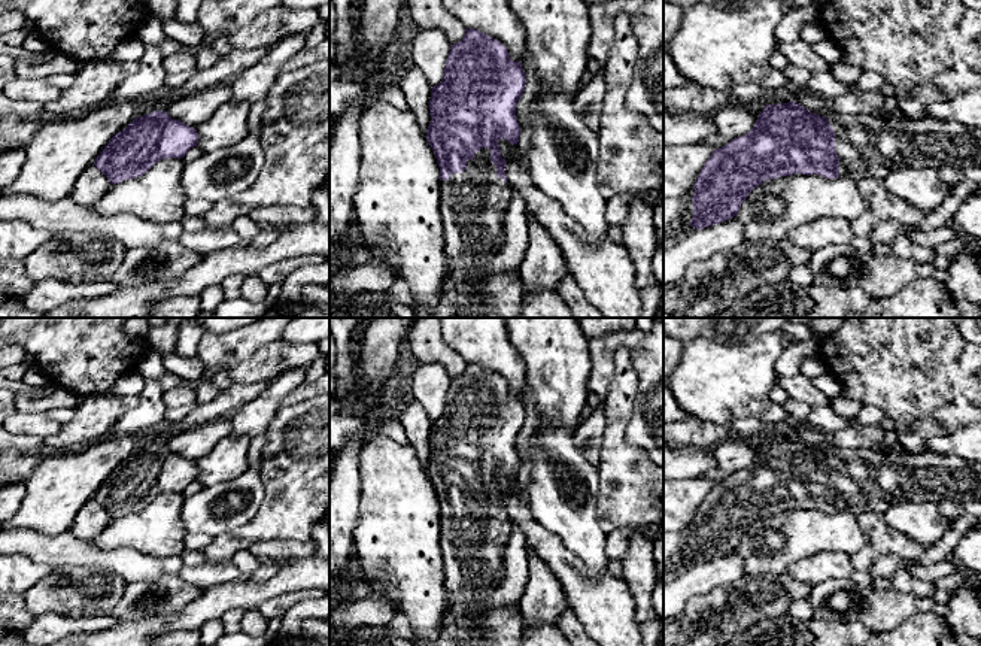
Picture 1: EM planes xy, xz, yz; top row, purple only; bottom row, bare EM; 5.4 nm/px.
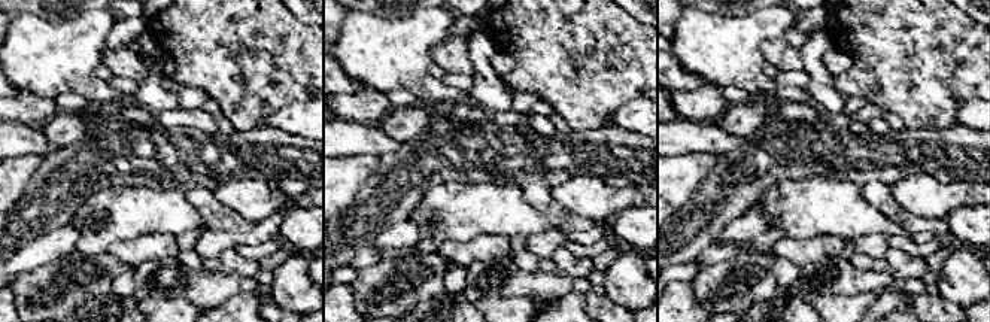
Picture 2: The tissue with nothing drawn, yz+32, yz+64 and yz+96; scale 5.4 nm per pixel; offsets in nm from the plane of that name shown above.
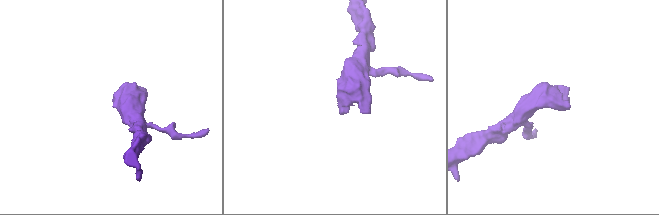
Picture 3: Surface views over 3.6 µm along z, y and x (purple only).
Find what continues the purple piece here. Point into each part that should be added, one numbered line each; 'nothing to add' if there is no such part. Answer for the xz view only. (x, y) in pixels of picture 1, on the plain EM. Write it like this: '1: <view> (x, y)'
1: xz (473, 537)

